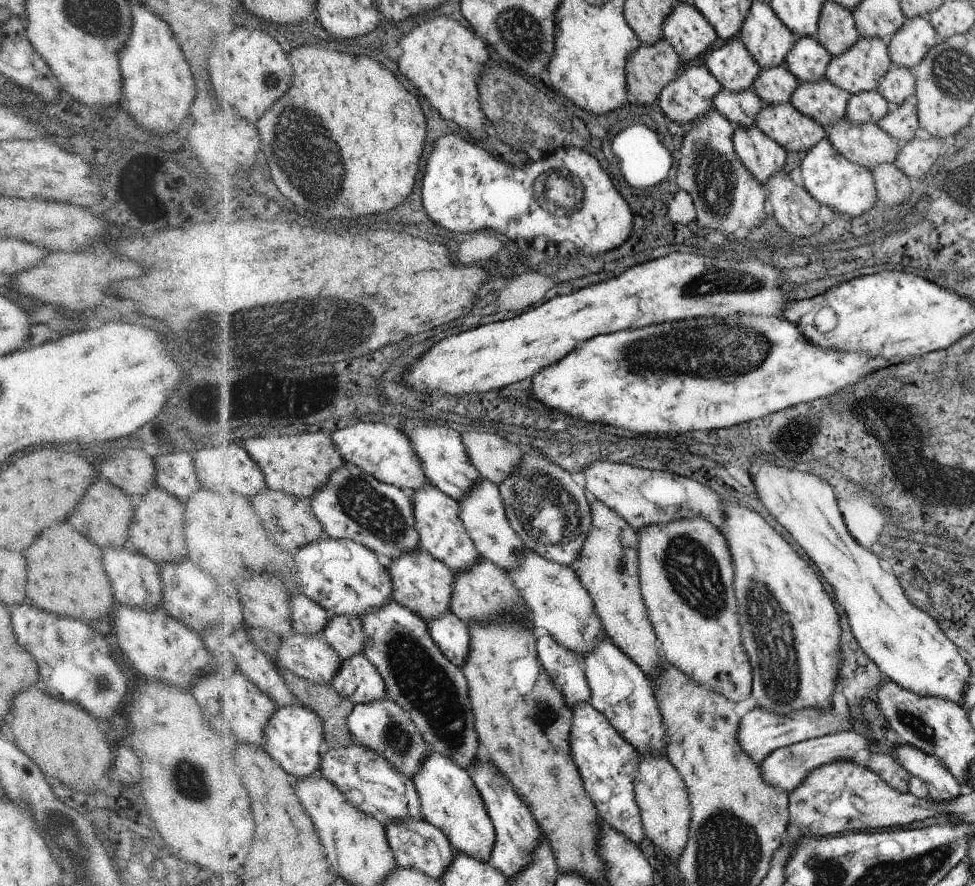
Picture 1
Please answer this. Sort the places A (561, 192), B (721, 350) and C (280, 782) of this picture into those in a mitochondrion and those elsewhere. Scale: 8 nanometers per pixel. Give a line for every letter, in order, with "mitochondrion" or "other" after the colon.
A: mitochondrion
B: mitochondrion
C: other

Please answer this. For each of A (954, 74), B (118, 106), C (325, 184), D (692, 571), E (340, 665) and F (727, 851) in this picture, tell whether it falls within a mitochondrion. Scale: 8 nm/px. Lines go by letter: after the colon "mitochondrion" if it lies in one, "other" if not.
A: mitochondrion
B: other
C: mitochondrion
D: mitochondrion
E: other
F: mitochondrion

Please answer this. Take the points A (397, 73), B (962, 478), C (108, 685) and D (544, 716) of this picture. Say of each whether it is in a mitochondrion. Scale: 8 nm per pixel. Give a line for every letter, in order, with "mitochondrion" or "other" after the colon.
A: other
B: mitochondrion
C: mitochondrion
D: mitochondrion

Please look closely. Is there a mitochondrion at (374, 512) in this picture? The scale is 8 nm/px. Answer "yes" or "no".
yes

